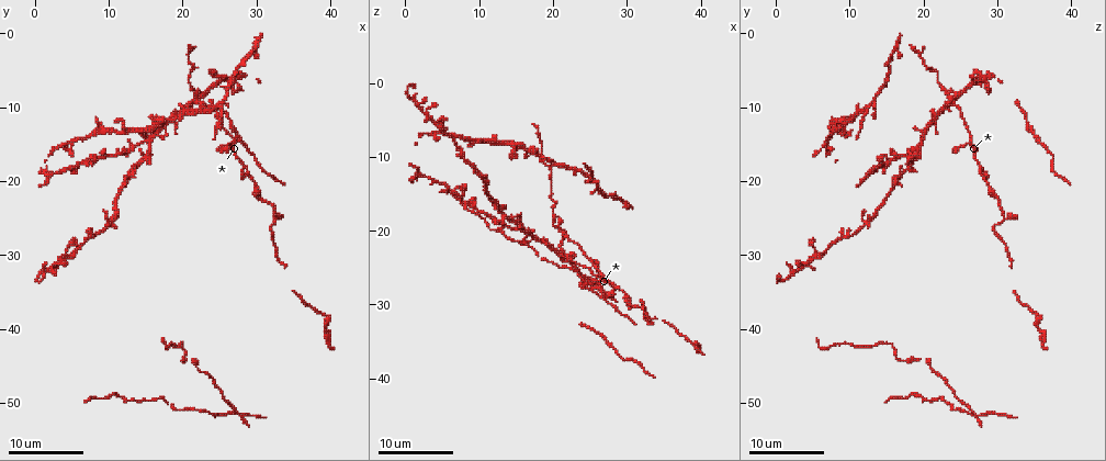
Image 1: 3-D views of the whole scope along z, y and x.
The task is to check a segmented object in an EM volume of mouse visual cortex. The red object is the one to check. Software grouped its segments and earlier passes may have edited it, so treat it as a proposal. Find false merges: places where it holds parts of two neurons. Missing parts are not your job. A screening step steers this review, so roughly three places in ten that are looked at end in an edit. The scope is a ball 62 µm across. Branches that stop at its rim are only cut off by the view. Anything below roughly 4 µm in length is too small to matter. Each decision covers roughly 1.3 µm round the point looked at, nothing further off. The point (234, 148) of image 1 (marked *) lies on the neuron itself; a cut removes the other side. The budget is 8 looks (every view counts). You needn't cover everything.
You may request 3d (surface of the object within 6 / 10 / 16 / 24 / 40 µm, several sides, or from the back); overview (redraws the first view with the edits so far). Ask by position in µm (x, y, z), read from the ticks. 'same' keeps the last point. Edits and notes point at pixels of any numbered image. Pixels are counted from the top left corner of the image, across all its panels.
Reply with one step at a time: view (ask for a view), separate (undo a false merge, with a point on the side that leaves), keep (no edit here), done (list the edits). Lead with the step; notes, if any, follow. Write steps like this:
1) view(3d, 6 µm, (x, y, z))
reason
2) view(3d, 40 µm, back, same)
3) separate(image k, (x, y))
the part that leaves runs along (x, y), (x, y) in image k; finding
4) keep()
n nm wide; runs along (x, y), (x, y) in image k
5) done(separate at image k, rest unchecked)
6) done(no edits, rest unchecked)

view(3d, 10 µm, (25.0, 10.0, 12.5))
looks like a crossing

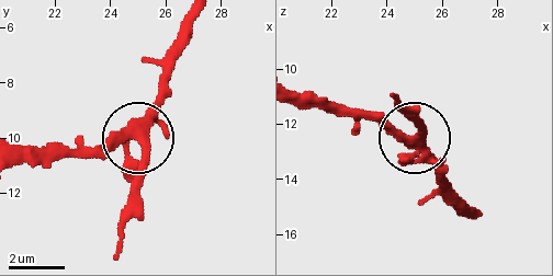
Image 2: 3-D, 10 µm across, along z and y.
view(3d, 10 µm, back, (25.2, 9.9, 12.6))

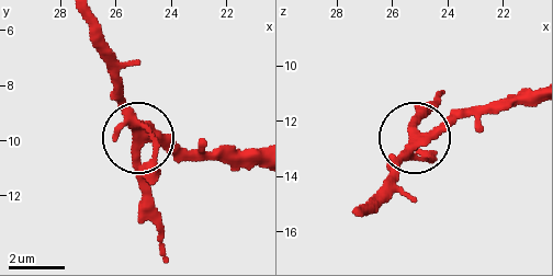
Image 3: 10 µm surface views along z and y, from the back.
keep()
5 arms; one neuron here

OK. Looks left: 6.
view(3d, 6 µm, (22.0, 8.5, 23.0))
three-way junction

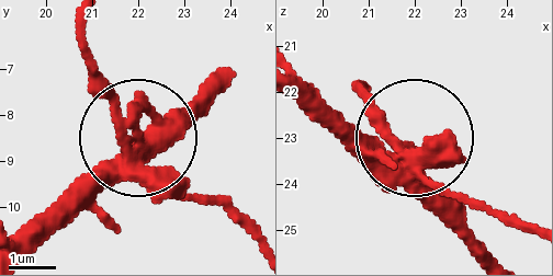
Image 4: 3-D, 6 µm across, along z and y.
view(3d, 6 µm, back, (21.60, 8.70, 23.30))

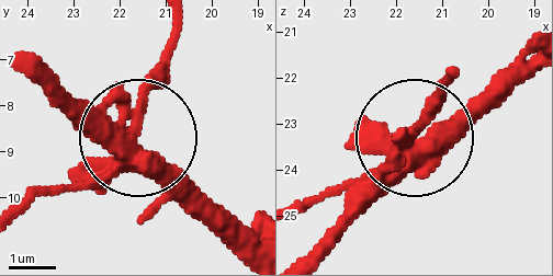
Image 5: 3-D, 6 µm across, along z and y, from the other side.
keep()
350 nm wide; continuous, no second neuron

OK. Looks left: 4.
view(3d, 16 µm, (15.0, 14.5, 19.5))
three arms meet

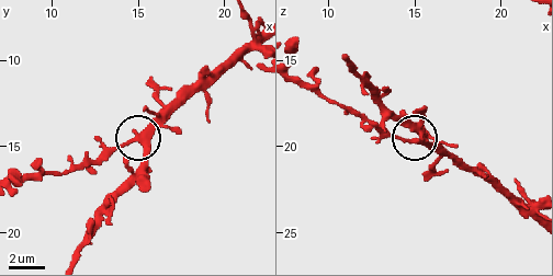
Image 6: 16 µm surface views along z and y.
keep()
side arm 60 µm; one neuron here

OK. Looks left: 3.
view(3d, 6 µm, (12.0, 20.5, 16.0))
sudden change in width

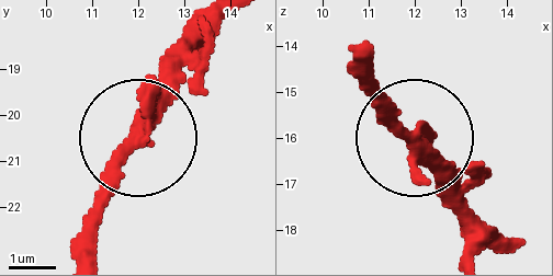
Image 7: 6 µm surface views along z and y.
keep()
runs along (222, 19), (85, 215) in image 7; continuous, no second neuron

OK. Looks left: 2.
done(no edits, rest unchecked)

